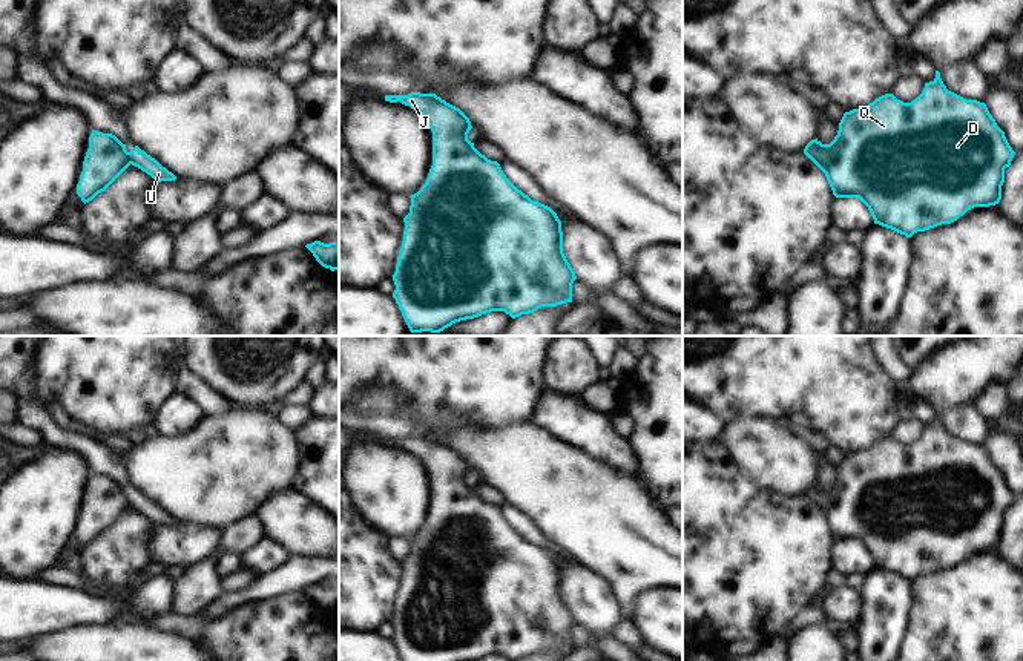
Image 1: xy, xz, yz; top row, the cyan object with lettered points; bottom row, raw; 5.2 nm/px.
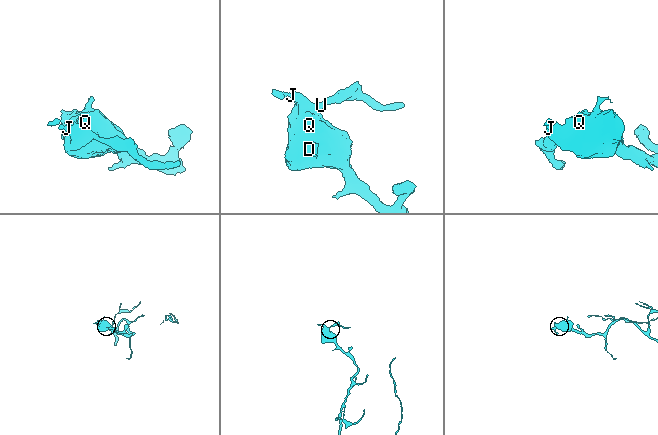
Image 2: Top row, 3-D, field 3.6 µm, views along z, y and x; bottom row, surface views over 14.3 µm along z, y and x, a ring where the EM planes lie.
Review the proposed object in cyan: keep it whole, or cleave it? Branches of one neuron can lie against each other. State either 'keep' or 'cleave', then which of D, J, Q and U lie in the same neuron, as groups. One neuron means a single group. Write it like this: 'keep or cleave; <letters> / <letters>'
cleave; D J Q / U

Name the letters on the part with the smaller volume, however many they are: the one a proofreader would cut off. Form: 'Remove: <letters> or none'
Remove: U

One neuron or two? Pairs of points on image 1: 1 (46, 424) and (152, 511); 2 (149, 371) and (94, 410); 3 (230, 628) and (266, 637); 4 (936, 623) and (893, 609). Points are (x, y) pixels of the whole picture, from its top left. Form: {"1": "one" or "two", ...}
{"1": "one", "2": "one", "3": "one", "4": "two"}

